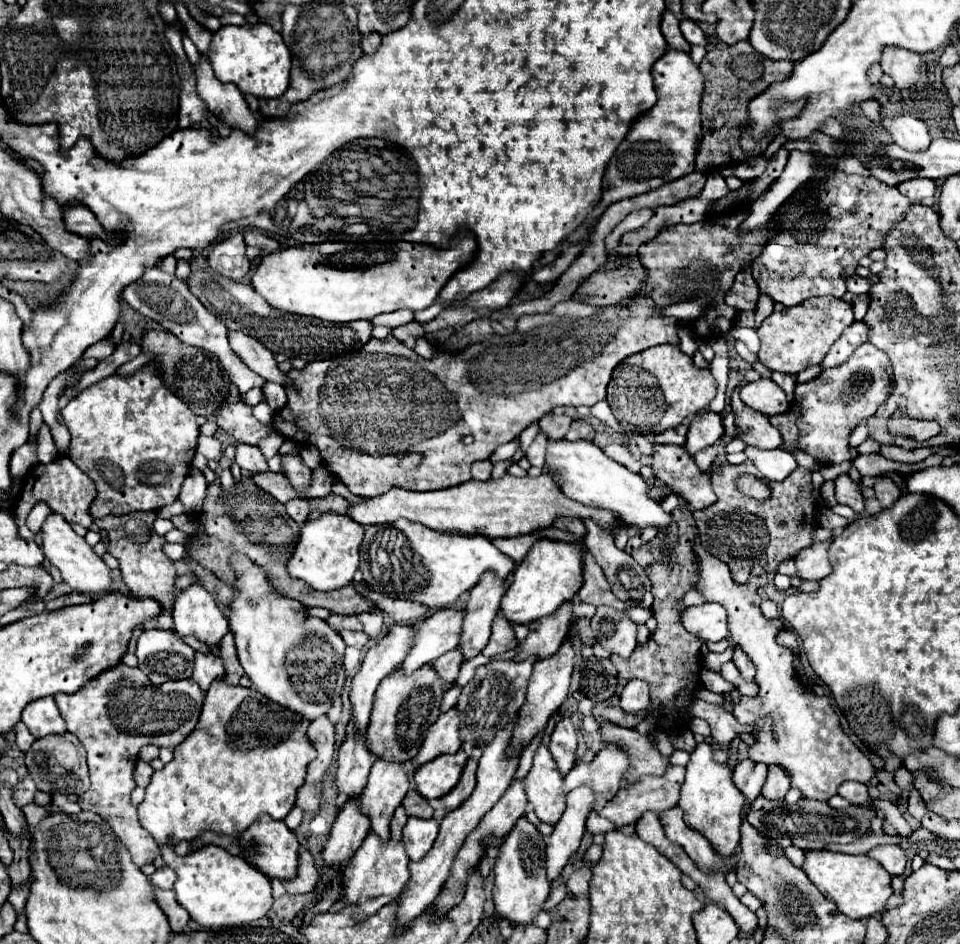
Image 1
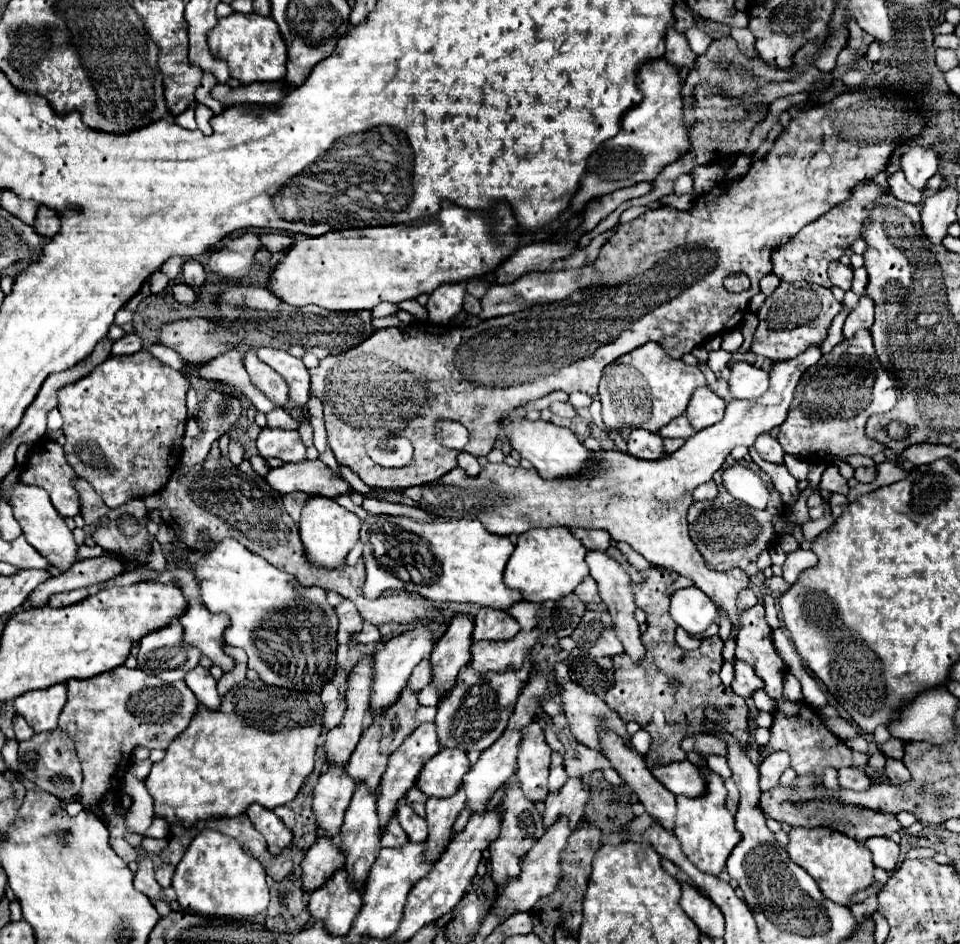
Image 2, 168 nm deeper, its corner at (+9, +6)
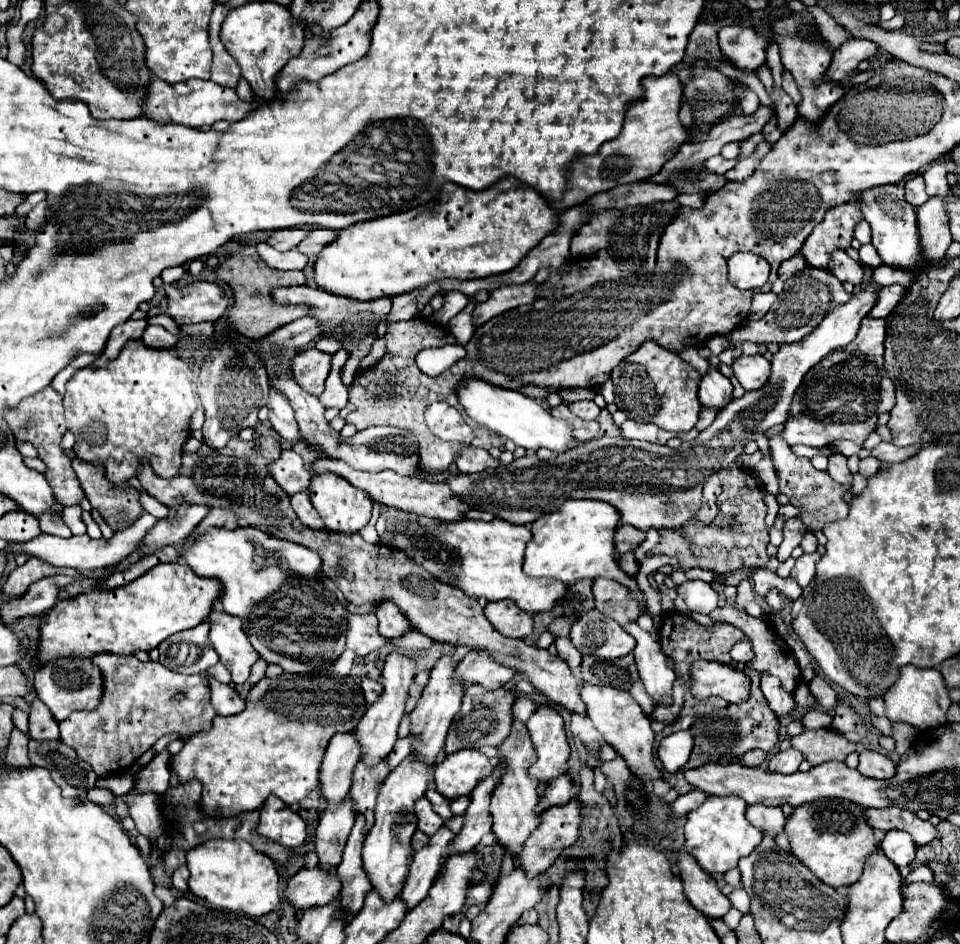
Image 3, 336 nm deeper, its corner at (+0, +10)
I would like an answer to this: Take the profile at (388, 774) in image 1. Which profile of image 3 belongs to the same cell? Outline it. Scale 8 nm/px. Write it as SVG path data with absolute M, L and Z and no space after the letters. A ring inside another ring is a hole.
M357 815L353 831L349 835L349 841L343 851L343 861L335 869L339 873L341 881L341 897L343 897L343 909L347 909L349 915L359 913L363 907L365 895L371 891L371 881L367 873L363 871L363 861L361 861L361 847L363 847L363 815Z

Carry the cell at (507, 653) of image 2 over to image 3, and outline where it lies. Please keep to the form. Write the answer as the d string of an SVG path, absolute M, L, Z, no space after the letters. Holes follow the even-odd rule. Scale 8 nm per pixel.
M467 651L455 669L455 677L463 681L463 687L483 685L485 689L499 689L515 677L515 671L499 665L483 651Z

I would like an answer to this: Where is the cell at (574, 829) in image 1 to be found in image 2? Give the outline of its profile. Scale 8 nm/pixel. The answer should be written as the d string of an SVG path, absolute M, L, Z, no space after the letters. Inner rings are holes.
M558 817L558 821L546 829L546 833L542 835L542 839L534 845L534 849L530 849L530 853L524 855L524 859L520 861L520 867L522 867L520 877L514 879L514 881L510 881L506 885L506 889L502 887L498 891L496 915L500 919L510 917L512 913L530 911L540 897L554 893L554 889L558 887L558 881L560 881L560 873L562 873L562 869L560 869L560 857L562 857L562 851L566 847L566 841L568 841L570 833L572 831L568 827L568 819L566 817Z

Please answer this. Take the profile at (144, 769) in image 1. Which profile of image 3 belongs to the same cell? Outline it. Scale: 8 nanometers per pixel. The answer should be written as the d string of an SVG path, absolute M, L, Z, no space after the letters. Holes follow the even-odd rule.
M211 839L187 853L187 867L191 871L189 889L213 907L241 912L250 918L258 918L273 911L279 899L279 875L275 863L255 851L247 841L241 839Z

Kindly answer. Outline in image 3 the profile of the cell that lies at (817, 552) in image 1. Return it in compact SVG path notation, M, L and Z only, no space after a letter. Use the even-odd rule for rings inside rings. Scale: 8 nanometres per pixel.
M811 553L811 555L801 555L791 571L791 577L801 585L801 587L807 587L807 583L813 581L815 577L815 565L817 561L821 559L819 553Z

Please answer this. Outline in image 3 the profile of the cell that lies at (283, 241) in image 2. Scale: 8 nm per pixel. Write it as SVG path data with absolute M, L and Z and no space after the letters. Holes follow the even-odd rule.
M315 229L315 231L311 231L311 235L307 237L307 241L303 241L301 245L297 245L297 249L301 251L301 253L305 253L305 255L319 255L321 253L321 249L329 243L329 241L333 241L337 237L337 231L329 231L329 229Z

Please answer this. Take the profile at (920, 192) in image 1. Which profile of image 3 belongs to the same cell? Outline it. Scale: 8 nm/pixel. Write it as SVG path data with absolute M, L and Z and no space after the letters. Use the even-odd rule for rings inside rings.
M915 175L905 183L905 199L913 207L919 207L929 199L929 195L925 193L925 183L923 183L921 175Z

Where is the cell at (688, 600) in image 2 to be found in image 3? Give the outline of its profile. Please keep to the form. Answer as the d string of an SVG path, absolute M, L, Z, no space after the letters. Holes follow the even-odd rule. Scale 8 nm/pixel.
M685 581L681 585L675 585L675 591L683 597L689 611L697 611L703 615L709 615L717 607L717 591L705 583L705 581Z

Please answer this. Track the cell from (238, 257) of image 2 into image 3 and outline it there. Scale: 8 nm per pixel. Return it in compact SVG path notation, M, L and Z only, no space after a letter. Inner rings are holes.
M283 229L283 231L273 231L271 239L267 241L271 247L275 247L277 251L289 251L293 247L297 247L311 229Z

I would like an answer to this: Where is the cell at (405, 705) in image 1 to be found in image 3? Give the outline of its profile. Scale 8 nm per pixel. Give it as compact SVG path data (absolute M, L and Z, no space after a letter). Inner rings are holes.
M359 761L353 771L353 785L351 785L349 797L351 797L351 801L355 801L355 813L363 813L363 817L367 821L367 833L369 833L371 825L375 823L373 807L377 803L379 787L383 785L387 773L389 773L387 761L381 761L375 767L367 767L365 763Z

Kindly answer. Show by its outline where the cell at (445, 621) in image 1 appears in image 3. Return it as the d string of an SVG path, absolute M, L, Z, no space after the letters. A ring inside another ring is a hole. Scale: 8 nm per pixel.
M393 651L387 657L387 663L383 667L383 687L385 687L385 691L381 693L381 697L373 705L369 705L367 713L363 715L363 719L357 725L359 747L363 749L361 761L367 761L369 765L375 765L375 761L383 761L383 757L387 757L393 751L393 745L397 741L397 727L399 727L399 721L403 717L407 691L409 691L409 685L411 685L413 677L415 677L415 667L409 661L409 657Z

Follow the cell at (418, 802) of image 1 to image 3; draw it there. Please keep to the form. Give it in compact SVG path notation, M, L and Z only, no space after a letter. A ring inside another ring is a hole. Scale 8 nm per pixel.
M427 791L425 797L431 801L435 813L439 813L439 817L443 817L443 819L453 817L453 813L451 813L451 809L449 809L449 801L447 801L443 795L439 795L437 791Z

